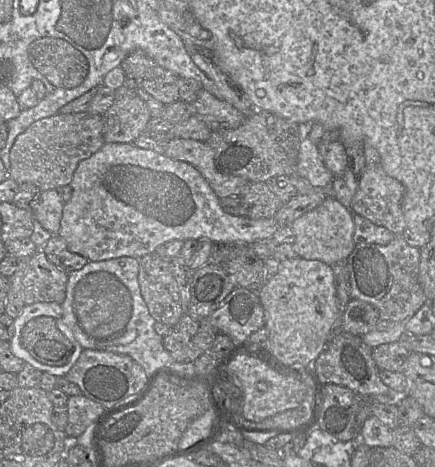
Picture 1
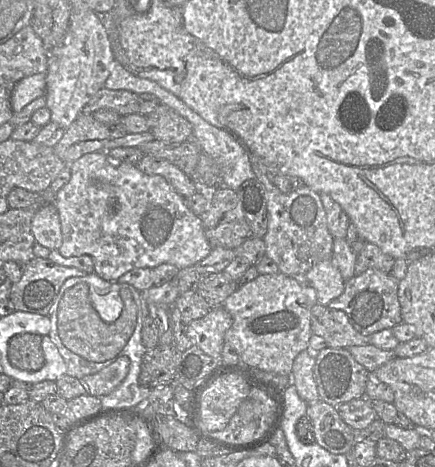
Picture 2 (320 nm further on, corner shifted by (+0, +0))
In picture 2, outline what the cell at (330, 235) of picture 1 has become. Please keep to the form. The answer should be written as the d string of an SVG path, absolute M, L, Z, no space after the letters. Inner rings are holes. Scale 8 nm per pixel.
M332 257L315 264L307 273L308 285L316 290L317 304L327 306L339 297L345 288L345 280L333 264Z

